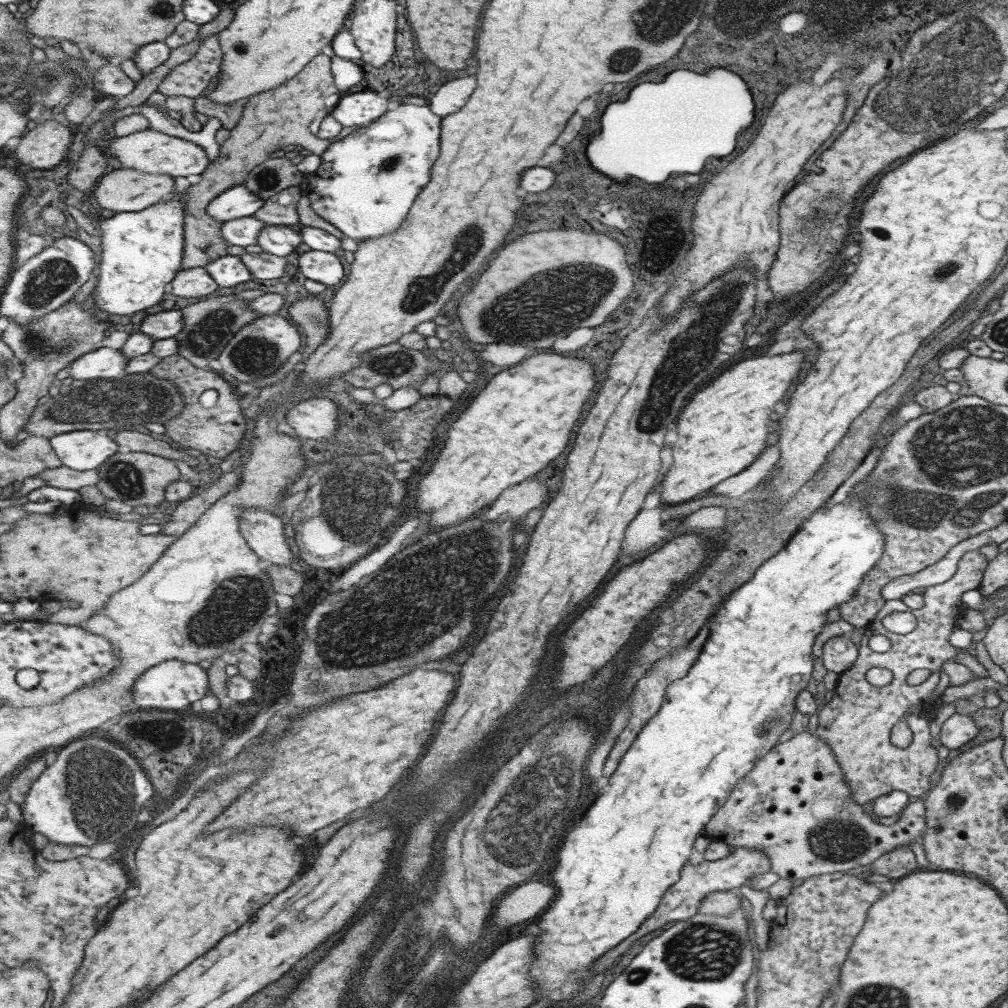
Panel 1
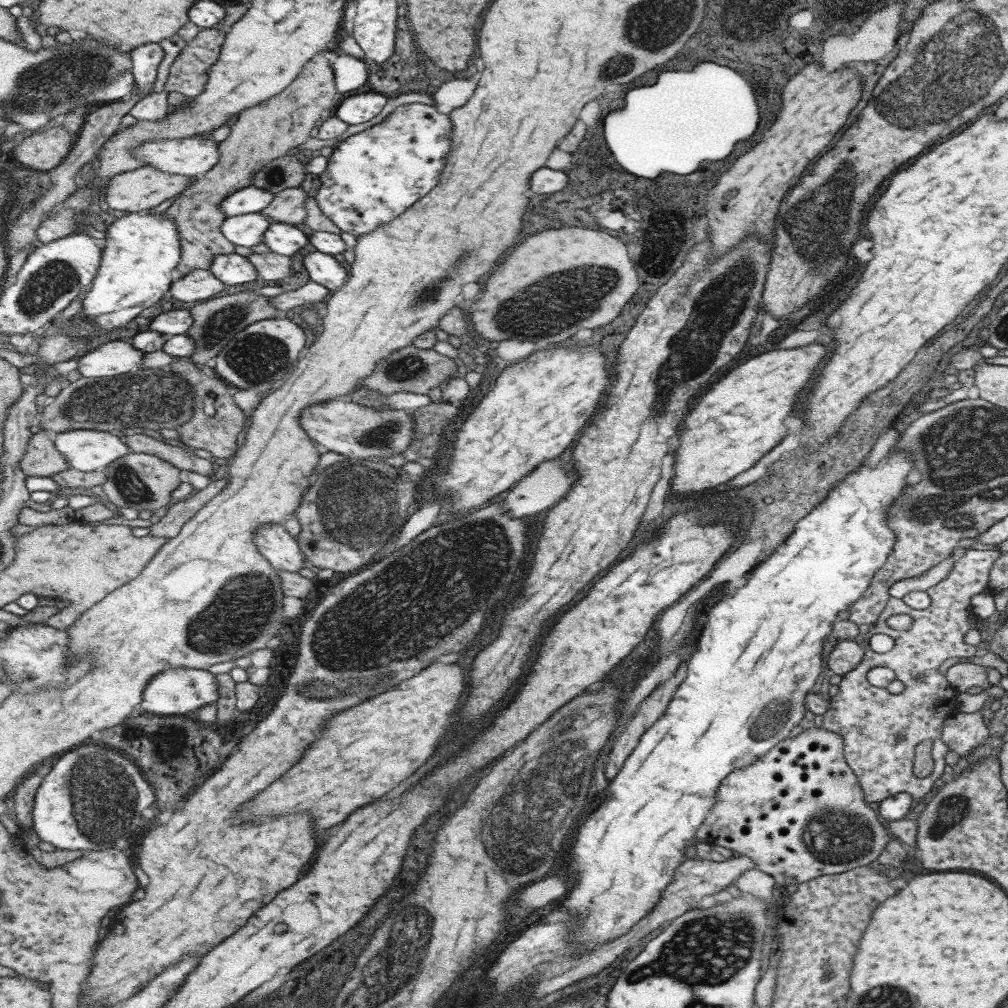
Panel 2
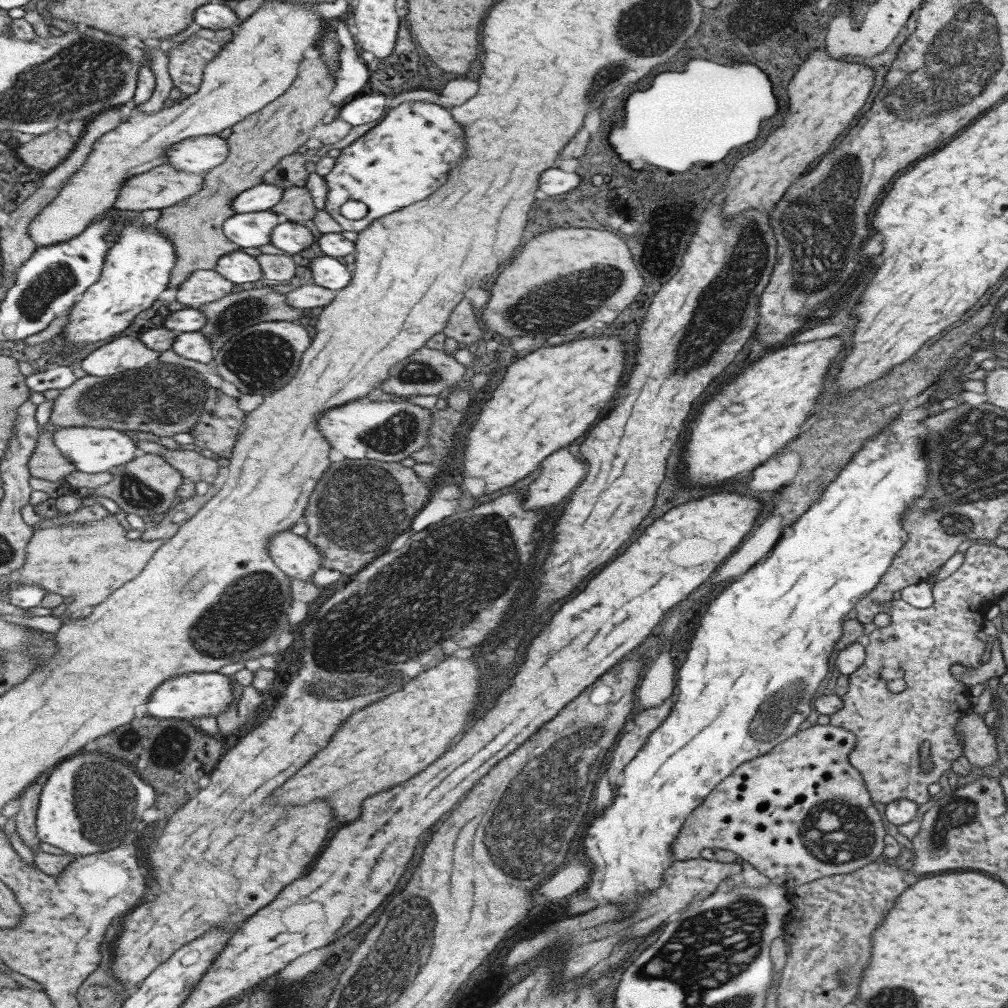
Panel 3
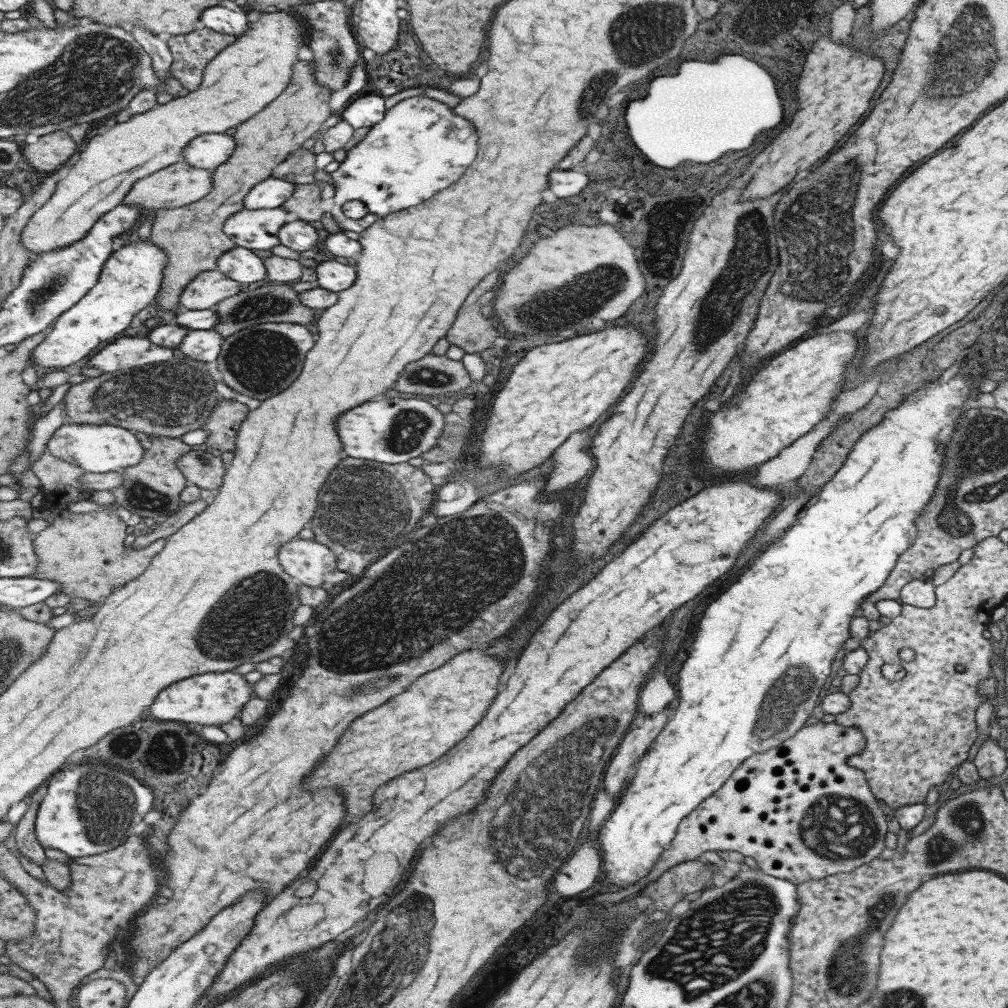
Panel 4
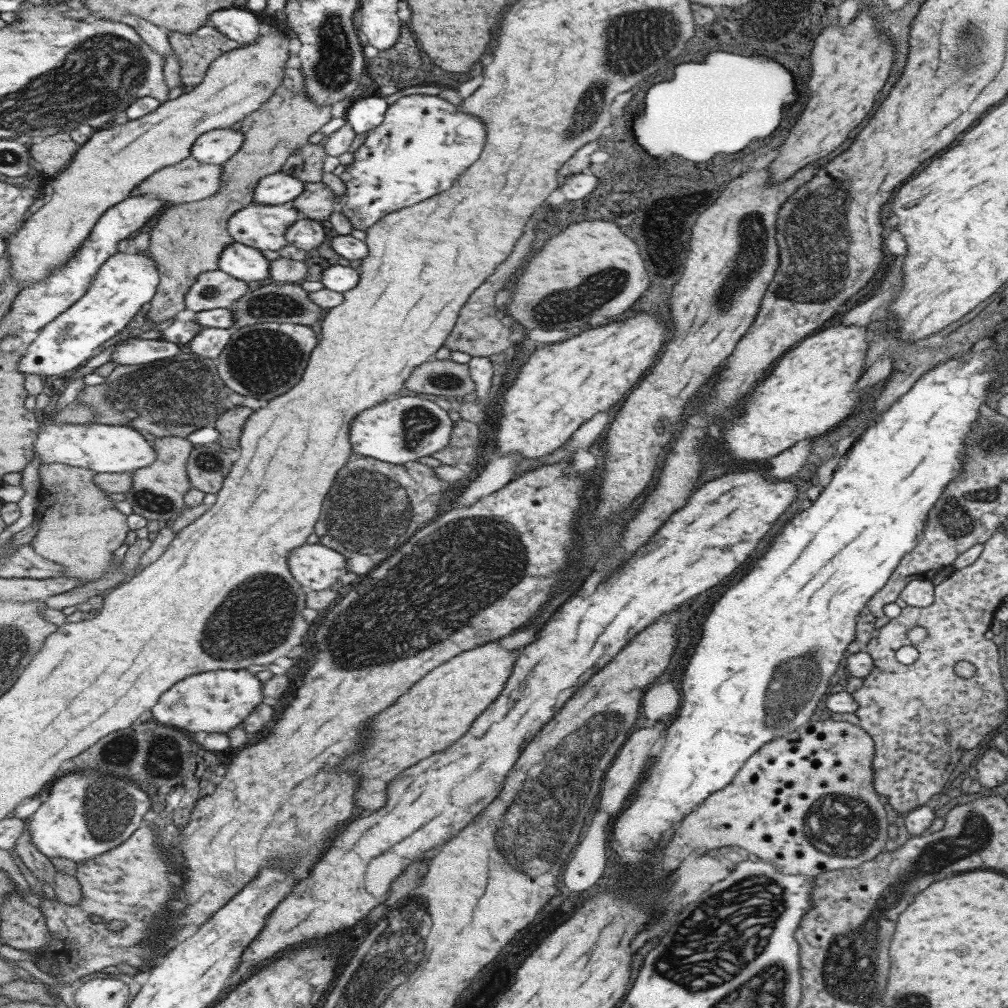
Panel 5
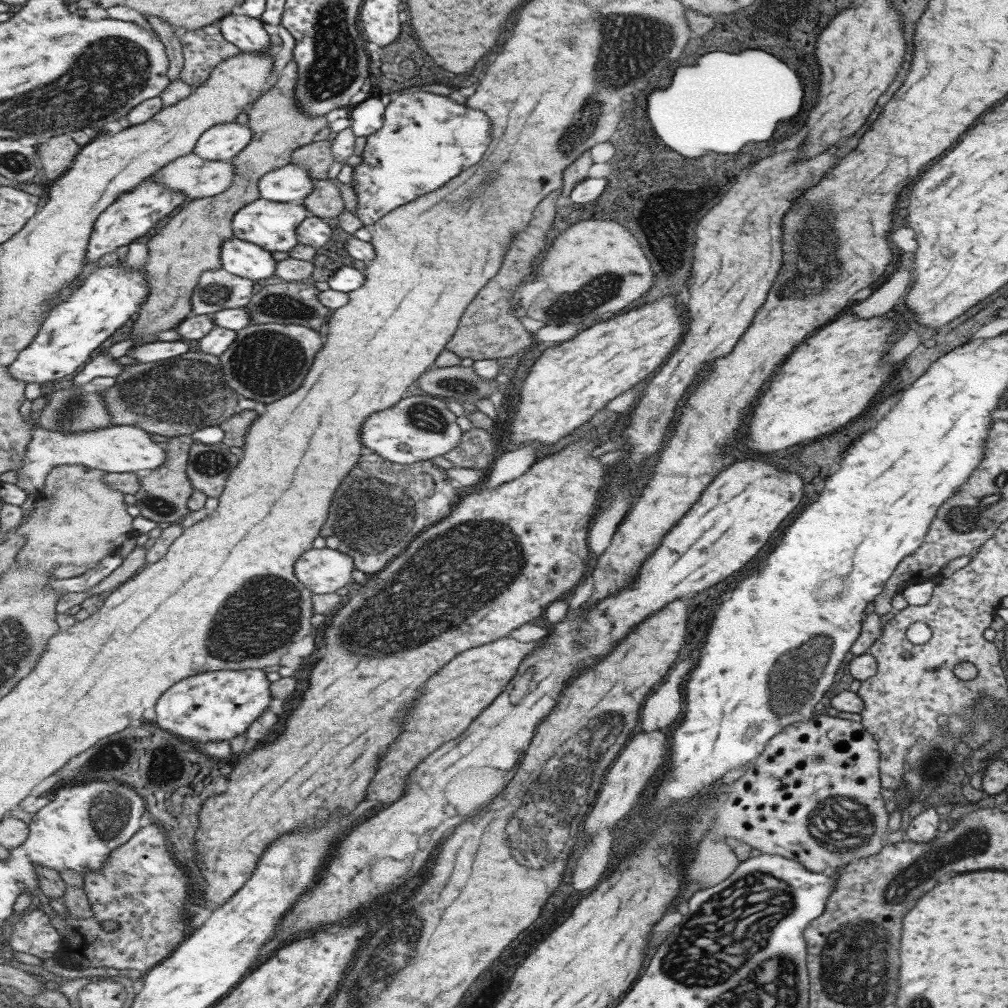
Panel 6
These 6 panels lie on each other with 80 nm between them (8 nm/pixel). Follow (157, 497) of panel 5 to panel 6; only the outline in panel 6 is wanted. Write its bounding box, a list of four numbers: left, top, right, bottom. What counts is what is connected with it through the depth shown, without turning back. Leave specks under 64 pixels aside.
[135,434,196,525]

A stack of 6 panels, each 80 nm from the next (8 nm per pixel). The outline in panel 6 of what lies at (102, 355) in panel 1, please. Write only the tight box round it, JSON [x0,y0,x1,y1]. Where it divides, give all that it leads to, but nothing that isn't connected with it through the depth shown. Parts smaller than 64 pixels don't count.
[130,340,195,363]

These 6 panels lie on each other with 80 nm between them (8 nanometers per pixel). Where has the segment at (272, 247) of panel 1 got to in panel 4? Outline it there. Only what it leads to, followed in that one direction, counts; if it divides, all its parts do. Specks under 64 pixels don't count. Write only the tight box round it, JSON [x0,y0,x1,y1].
[278,218,325,253]

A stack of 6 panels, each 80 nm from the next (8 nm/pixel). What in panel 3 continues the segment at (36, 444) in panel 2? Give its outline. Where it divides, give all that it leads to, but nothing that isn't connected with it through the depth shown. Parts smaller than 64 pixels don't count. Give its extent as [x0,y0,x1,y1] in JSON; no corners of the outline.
[29,431,77,488]

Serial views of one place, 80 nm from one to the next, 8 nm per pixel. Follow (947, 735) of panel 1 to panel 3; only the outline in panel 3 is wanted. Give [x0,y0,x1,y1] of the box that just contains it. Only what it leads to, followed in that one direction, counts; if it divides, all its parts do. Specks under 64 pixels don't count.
[954,712,997,768]

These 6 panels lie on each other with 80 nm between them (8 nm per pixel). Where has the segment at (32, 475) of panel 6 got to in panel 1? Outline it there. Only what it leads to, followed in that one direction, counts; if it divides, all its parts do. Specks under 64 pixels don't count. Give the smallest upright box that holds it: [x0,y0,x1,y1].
[52,430,121,471]

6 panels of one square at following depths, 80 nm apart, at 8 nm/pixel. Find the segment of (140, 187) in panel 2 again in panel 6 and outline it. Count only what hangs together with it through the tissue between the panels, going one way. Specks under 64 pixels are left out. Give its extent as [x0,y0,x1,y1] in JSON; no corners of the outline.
[154,152,236,200]

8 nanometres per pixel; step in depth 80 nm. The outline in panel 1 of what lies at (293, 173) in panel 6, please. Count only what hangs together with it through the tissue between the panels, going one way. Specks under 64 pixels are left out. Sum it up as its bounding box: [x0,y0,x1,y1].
[210,184,267,224]

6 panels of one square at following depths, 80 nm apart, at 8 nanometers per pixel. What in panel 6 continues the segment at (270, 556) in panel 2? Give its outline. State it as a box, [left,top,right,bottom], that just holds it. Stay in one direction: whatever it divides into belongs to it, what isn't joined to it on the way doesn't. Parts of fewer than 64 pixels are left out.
[294,548,355,594]

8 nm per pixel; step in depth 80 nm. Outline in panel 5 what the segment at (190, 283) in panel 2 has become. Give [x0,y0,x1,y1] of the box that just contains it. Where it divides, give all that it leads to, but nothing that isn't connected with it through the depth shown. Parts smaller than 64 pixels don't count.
[186,268,249,313]

